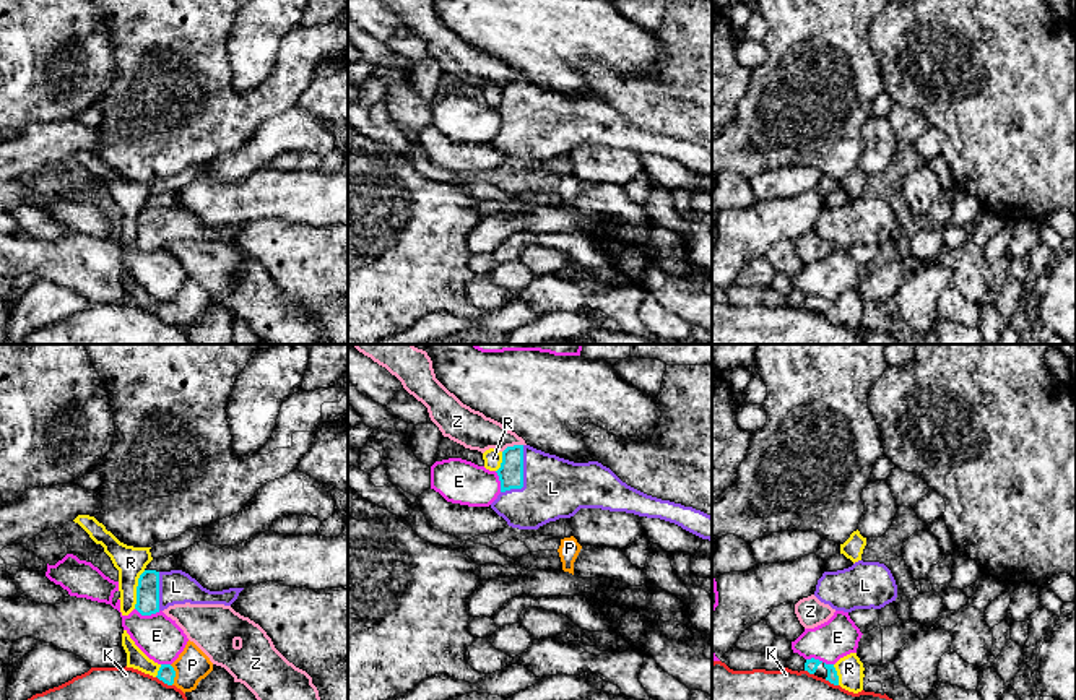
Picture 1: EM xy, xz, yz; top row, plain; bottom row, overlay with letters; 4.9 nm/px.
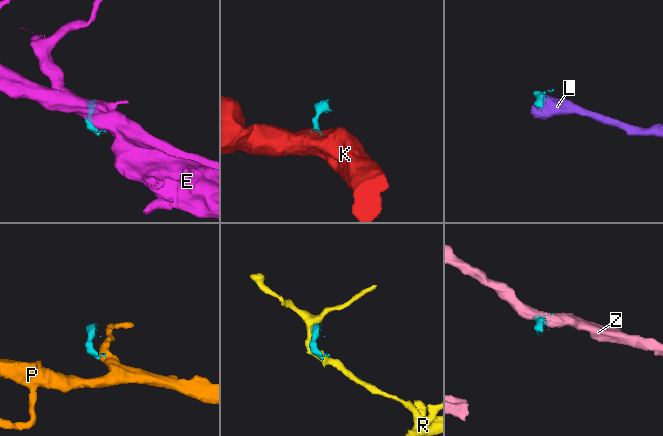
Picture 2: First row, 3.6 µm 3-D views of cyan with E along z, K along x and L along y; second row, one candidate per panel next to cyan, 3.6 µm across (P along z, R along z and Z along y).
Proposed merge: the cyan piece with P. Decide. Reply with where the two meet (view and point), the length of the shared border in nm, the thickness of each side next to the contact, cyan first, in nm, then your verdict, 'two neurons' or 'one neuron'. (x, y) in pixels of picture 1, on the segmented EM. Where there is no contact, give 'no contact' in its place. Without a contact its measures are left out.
meets cyan in xy at (174, 674); contact 110 nm long; 90 nm thick on the cyan side, 160 nm on the other; two neurons

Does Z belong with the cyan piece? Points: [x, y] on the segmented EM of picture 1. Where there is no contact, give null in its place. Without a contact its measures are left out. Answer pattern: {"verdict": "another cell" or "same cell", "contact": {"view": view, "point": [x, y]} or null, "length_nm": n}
{"verdict": "another cell", "contact": {"view": "xz", "point": [514, 445]}, "length_nm": 110}

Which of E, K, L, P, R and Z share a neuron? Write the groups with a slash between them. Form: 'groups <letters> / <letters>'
groups E / K / L / P / R / Z

